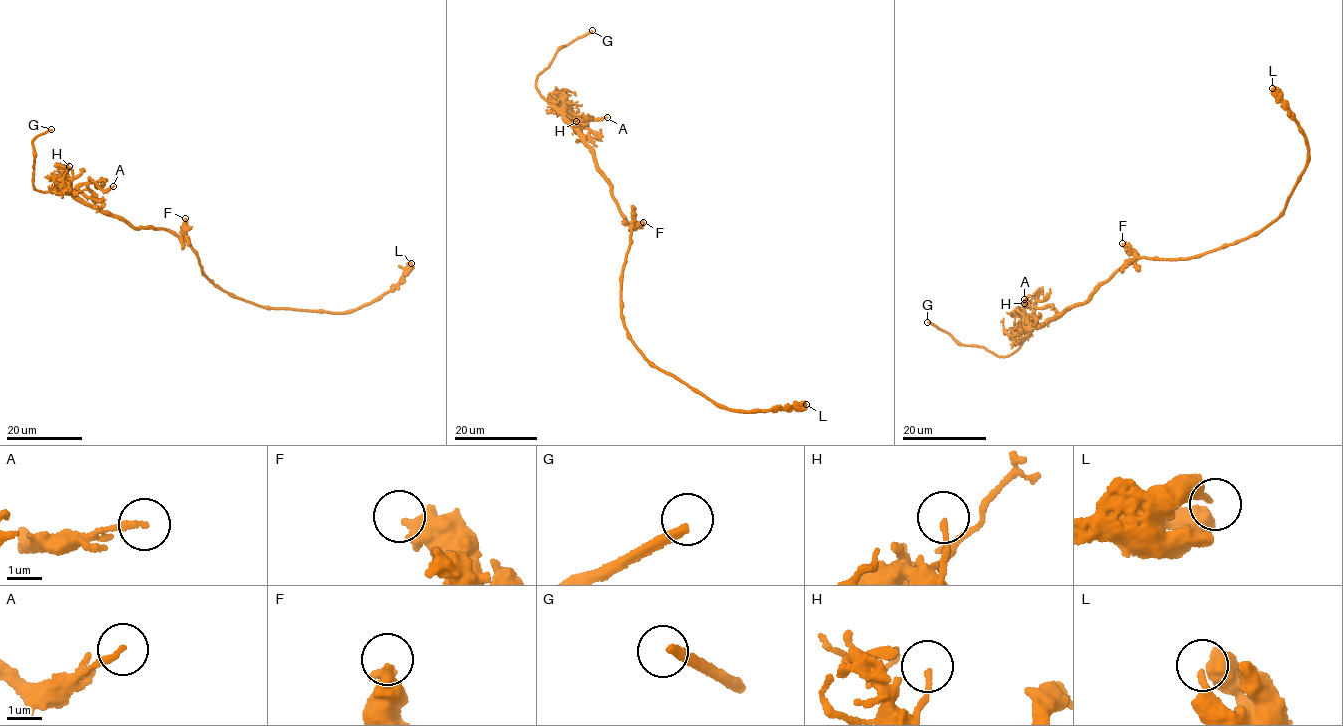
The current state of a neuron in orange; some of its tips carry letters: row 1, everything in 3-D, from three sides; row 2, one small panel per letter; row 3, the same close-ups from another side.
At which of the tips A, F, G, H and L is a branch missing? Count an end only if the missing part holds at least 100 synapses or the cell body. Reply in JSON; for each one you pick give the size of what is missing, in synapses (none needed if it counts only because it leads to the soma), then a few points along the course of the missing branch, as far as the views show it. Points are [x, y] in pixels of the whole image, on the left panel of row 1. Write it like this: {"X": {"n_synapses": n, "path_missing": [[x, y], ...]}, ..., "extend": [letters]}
{"G": {"path_missing": [[51, 129], [59, 126], [66, 108], [63, 96], [72, 81], [79, 40], [74, 44]]}, "extend": ["G"]}

